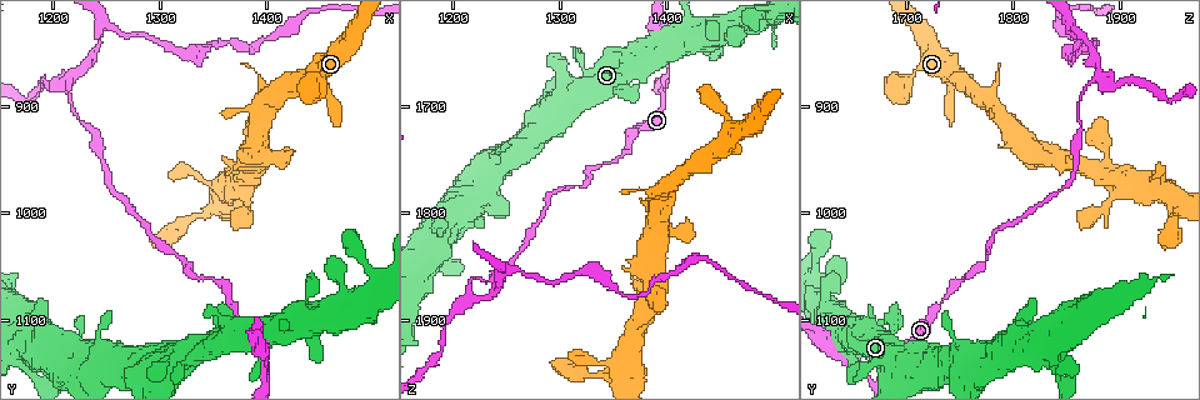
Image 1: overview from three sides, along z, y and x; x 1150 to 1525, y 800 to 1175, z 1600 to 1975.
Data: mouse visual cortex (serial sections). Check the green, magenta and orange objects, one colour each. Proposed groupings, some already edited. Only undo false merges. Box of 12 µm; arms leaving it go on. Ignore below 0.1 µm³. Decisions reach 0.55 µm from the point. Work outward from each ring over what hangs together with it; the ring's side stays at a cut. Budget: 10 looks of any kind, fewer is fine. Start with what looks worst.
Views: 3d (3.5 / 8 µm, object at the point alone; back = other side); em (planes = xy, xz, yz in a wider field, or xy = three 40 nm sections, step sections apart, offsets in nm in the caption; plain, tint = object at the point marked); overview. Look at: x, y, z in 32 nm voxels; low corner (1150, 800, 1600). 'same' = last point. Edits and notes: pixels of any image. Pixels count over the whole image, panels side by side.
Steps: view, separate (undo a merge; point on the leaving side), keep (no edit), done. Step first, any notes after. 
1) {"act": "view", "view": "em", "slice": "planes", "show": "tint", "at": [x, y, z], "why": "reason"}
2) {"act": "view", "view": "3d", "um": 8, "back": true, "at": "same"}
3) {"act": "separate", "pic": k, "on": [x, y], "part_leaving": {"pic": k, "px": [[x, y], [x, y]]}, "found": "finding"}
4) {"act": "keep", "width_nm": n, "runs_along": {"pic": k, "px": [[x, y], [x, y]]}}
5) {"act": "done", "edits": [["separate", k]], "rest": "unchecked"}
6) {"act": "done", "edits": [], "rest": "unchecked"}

{"act": "view", "view": "3d", "um": 8, "at": [1396, 1152, 1674], "why": "three arms meet"}

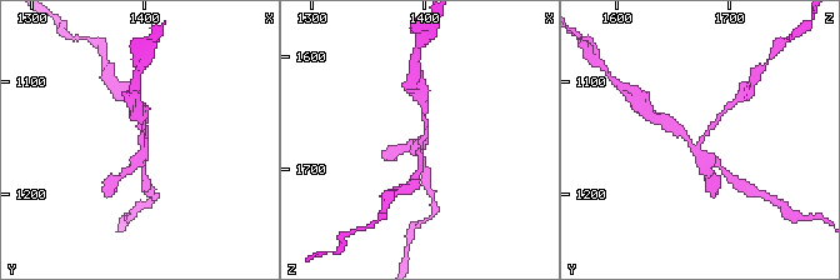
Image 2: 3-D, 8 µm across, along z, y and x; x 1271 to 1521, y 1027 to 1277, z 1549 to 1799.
{"act": "view", "view": "3d", "um": 3.5, "at": [1396, 1154, 1672]}

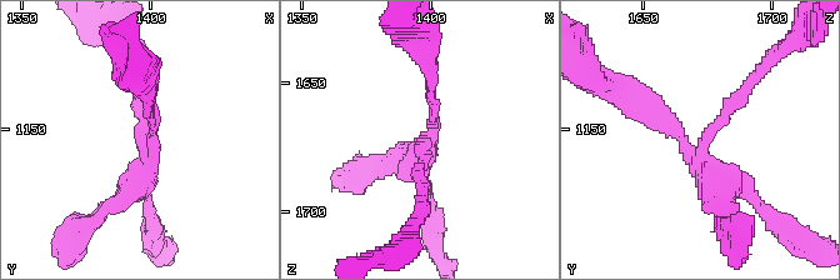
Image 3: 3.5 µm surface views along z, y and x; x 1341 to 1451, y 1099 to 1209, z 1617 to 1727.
{"act": "view", "view": "em", "slice": "xy", "step": 5, "show": "tint", "at": [1397, 1155, 1675], "arms": 3, "arm_widths_nm": [150, 150, 350], "why": "now the EM"}

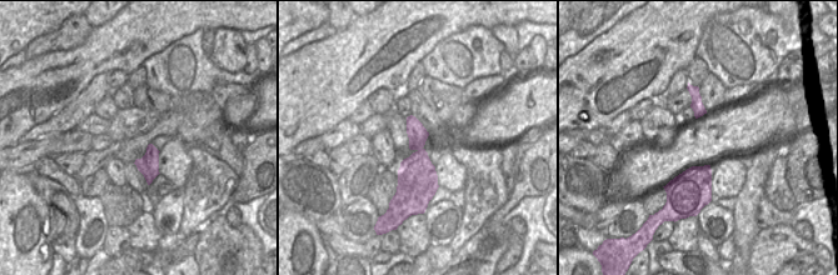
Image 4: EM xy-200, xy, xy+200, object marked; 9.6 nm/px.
{"act": "separate", "pic": 3, "on": [743, 176], "part_leaving": {"pic": 3, "px": [[693, 156], [610, 88]]}, "found": "a second cell is stuck on"}

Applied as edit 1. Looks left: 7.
{"act": "view", "view": "overview"}

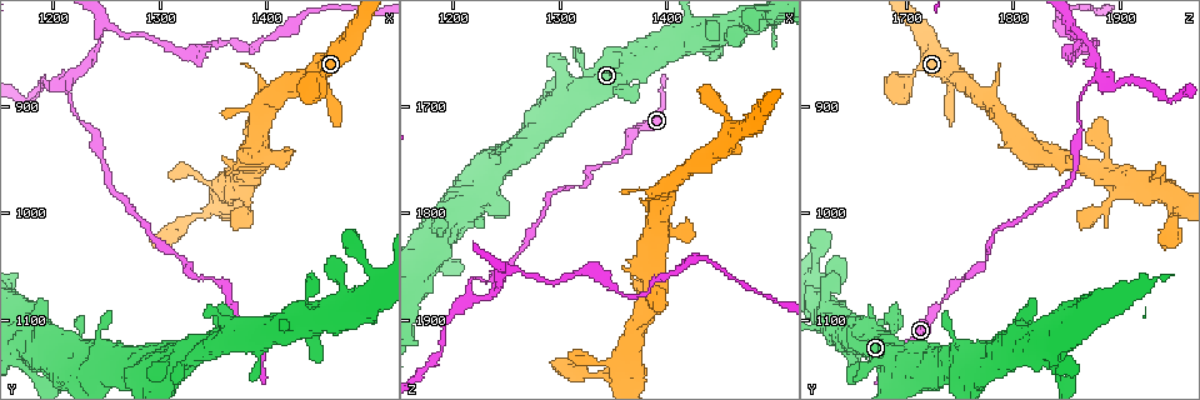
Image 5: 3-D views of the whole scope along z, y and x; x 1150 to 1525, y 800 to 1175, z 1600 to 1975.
{"act": "view", "view": "3d", "um": 3.5, "at": [1216, 872, 1880], "why": "three-way junction"}

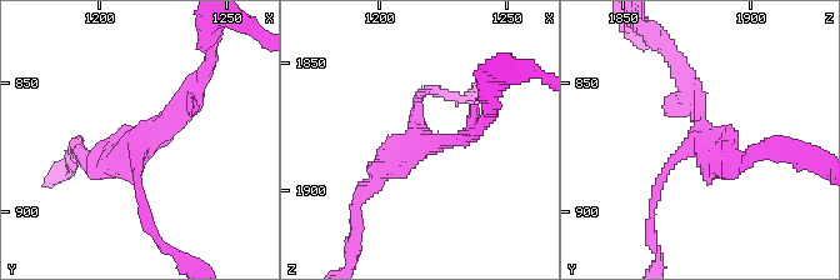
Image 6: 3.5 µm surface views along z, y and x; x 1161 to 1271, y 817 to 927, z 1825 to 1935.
{"act": "view", "view": "em", "slice": "xy", "step": 2, "show": "tint", "at": [1216, 872, 1879], "arms": 3, "arm_widths_nm": [150, 200, 250], "why": "now the EM"}

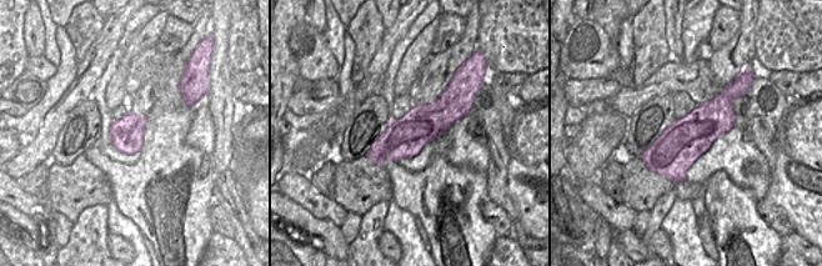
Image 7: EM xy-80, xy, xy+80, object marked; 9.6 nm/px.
{"act": "keep", "runs_along": {"pic": 6, "px": [[145, 210], [138, 141], [195, 84]]}, "found": "continuous, no second cell"}

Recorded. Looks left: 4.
{"act": "view", "view": "3d", "um": 3.5, "at": [1318, 846, 1854], "why": "thick turns thin"}

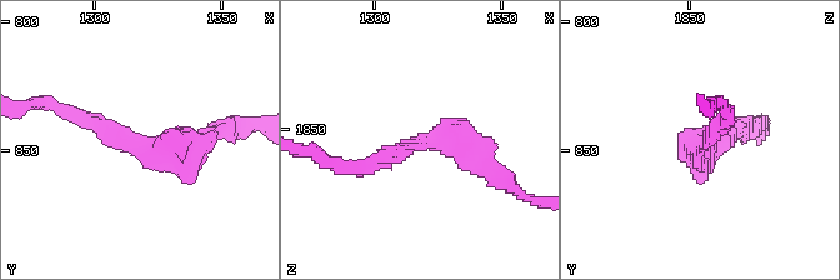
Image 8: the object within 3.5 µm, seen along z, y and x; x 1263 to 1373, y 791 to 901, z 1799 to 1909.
{"act": "view", "view": "em", "slice": "xy", "step": 1, "show": "tint", "at": [1319, 848, 1856], "arm_widths_nm": [150, 300], "why": "shape alone is not enough"}

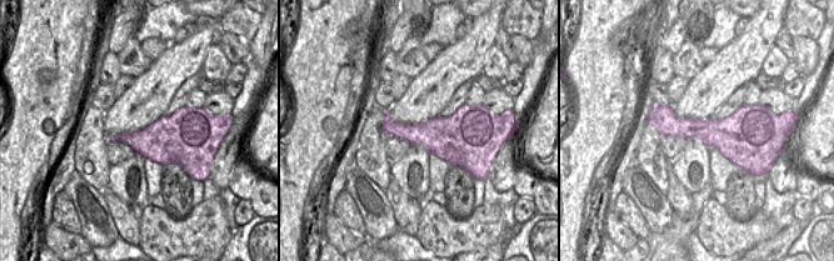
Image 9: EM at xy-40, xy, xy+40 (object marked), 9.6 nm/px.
{"act": "view", "view": "em", "slice": "xy", "step": 5, "show": "tint", "at": "same", "why": "another direction"}

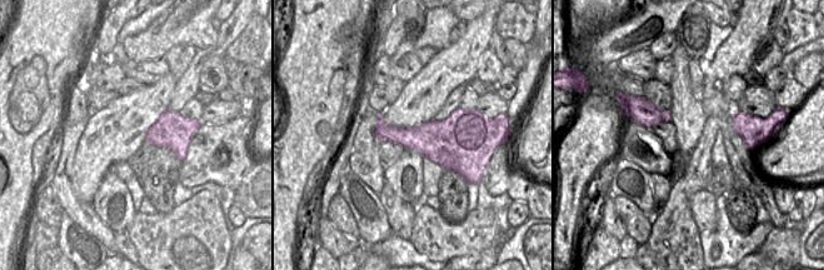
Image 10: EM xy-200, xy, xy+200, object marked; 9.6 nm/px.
{"act": "keep", "width_nm": 400, "runs_along": {"pic": 8, "px": [[73, 111], [145, 150], [206, 131]]}, "found": "one cell here"}

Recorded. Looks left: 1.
{"act": "done", "edits": [["separate", 3]], "rest": "unchecked"}

